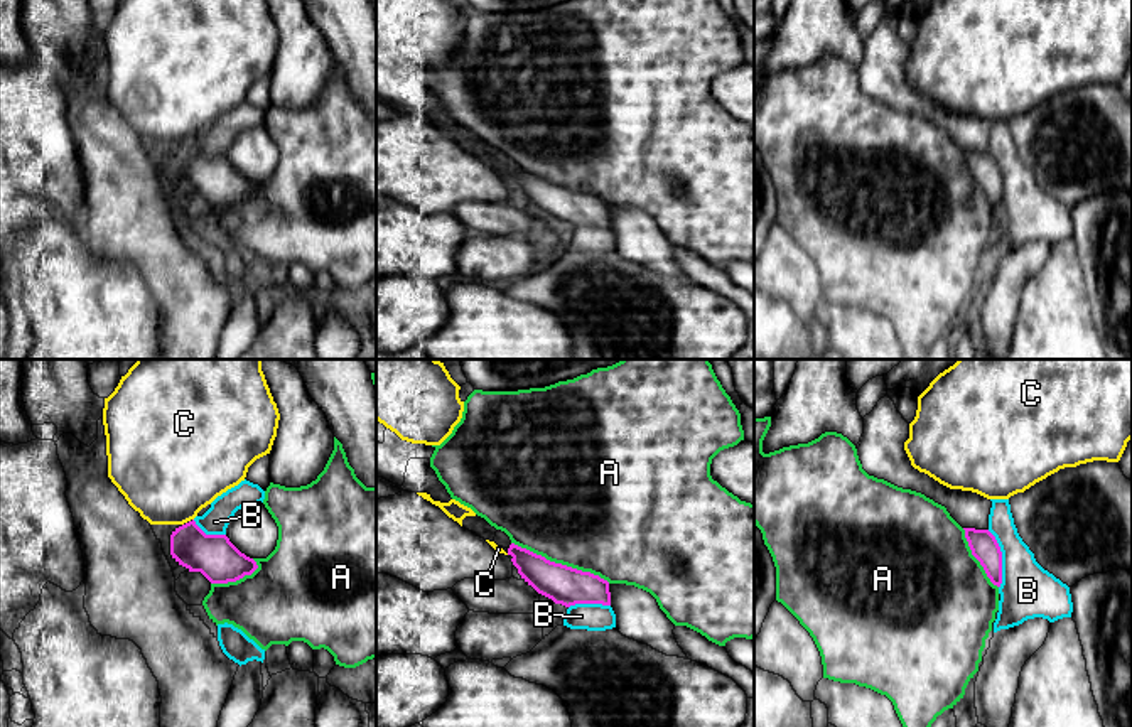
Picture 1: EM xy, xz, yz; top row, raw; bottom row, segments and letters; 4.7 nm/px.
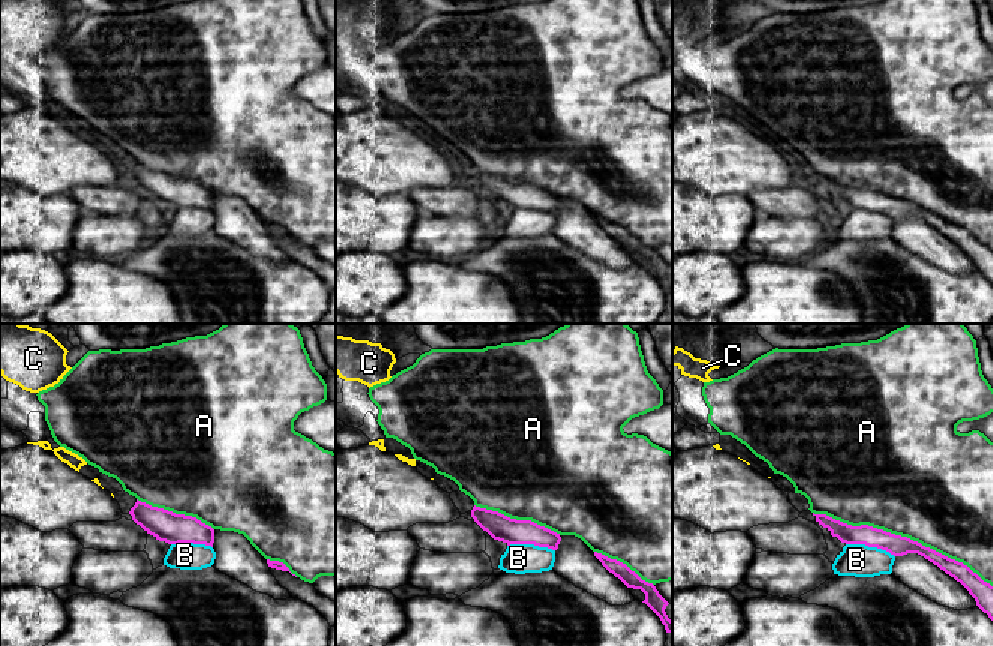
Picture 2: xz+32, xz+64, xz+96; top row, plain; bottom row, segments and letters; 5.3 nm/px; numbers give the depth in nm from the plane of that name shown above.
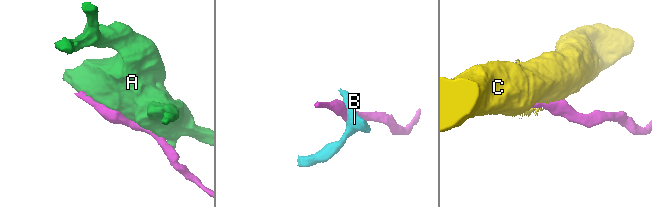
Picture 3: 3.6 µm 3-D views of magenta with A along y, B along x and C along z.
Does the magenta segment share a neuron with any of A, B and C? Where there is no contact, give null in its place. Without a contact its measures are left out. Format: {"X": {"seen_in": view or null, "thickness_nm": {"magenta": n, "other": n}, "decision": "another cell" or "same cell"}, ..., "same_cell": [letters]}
{"A": {"seen_in": "xz", "thickness_nm": {"magenta": 180, "other": 500}, "decision": "another cell"}, "B": {"seen_in": "yz", "thickness_nm": {"magenta": 130, "other": 260}, "decision": "another cell"}, "C": {"seen_in": null, "decision": "another cell"}, "same_cell": []}

